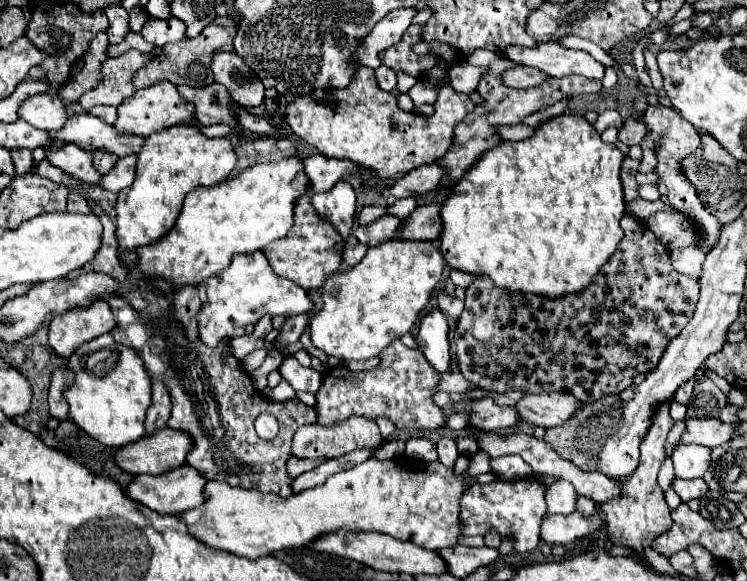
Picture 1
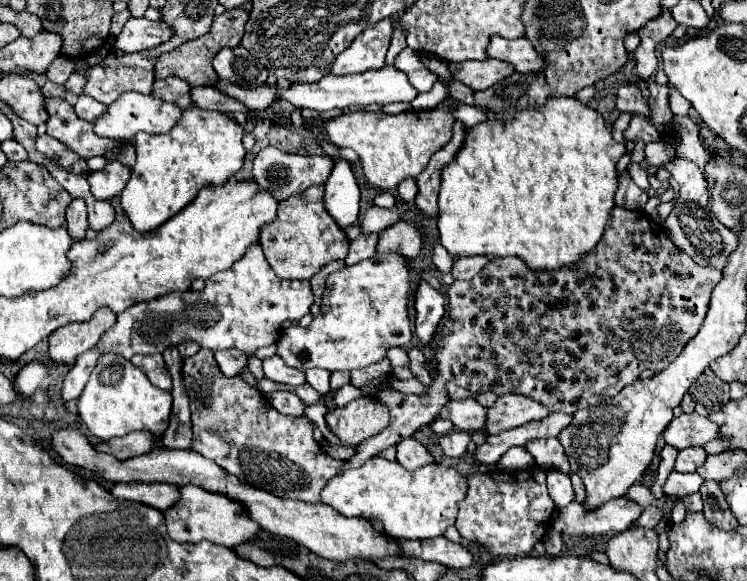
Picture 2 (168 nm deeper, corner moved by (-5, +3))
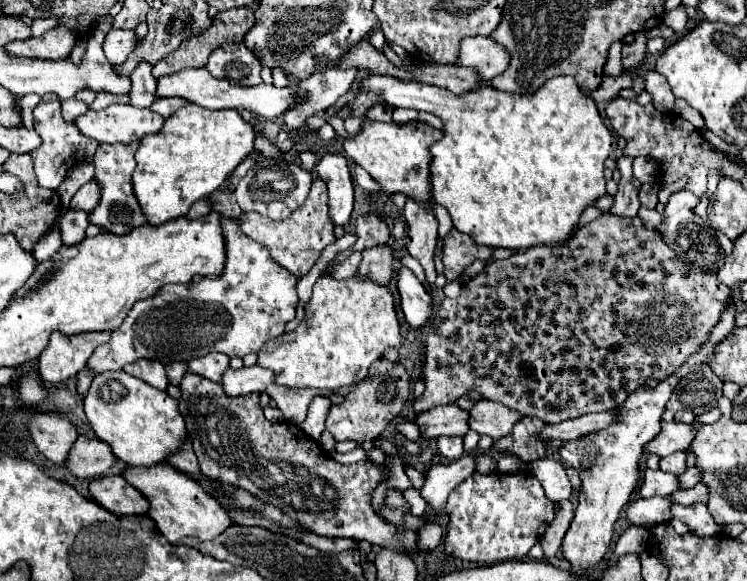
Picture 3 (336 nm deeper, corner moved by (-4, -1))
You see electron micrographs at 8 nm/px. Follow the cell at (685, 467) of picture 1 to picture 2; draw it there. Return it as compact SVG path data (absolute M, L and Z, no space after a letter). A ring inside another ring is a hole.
M699 446L697 448L683 448L683 450L679 450L675 470L677 472L695 472L701 464L705 464L705 456L707 456L707 452Z

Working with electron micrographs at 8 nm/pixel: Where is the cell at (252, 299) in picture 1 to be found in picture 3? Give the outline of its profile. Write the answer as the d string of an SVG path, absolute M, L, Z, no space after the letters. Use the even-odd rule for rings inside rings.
M220 218L224 244L226 244L226 262L220 276L206 276L198 284L168 284L160 288L152 298L140 300L132 306L126 320L118 330L112 332L112 342L102 344L94 350L88 366L92 372L104 370L122 370L122 366L132 364L140 358L160 360L162 364L172 364L176 360L188 362L190 358L206 356L210 352L222 352L226 356L244 356L250 352L258 352L264 342L284 334L284 326L294 320L298 294L296 294L296 276L292 276L286 268L280 268L264 248L264 244L254 242L252 238L240 232L240 224L232 218Z

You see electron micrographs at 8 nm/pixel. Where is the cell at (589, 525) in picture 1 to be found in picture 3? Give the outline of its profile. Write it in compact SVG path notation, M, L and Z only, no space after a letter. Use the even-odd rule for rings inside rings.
M662 496L640 498L626 508L626 516L634 526L652 528L656 524L666 524L672 520L670 506L672 506L670 498L662 498Z

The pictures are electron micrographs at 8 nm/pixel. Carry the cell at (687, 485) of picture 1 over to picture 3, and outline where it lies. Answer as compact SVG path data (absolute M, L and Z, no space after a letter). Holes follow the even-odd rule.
M646 470L644 480L640 486L640 496L650 498L650 496L670 496L674 490L678 490L678 478L662 472L662 470Z

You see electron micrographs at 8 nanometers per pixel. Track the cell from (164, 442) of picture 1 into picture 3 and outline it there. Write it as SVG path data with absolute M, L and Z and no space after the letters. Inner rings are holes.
M78 436L64 462L64 468L76 478L98 478L110 474L114 462L116 456L112 454L112 448L108 448L108 444L96 438Z

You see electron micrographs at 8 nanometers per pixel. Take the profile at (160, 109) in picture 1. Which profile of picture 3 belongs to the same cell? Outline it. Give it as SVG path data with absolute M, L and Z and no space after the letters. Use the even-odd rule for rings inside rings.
M130 104L108 106L106 110L88 110L74 120L74 126L88 138L106 144L130 144L162 128L164 118L152 110L138 110Z

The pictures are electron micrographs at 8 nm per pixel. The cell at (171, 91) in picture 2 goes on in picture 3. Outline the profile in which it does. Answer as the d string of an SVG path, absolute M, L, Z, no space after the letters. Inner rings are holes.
M140 62L130 74L130 80L130 104L136 108L150 108L156 100L156 78L152 76L152 66L148 62Z

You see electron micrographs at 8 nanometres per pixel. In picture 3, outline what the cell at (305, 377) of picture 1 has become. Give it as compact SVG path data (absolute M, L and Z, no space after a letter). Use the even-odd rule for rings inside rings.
M250 366L250 368L240 368L224 372L222 376L222 388L226 396L246 396L252 392L262 394L268 384L274 382L274 372L260 368L260 366Z

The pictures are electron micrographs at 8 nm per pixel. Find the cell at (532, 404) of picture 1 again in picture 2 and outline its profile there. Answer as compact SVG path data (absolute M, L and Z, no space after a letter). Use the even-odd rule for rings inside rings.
M505 394L497 398L493 408L489 408L485 430L497 434L533 420L543 420L545 416L549 416L549 410L541 402L521 394Z

